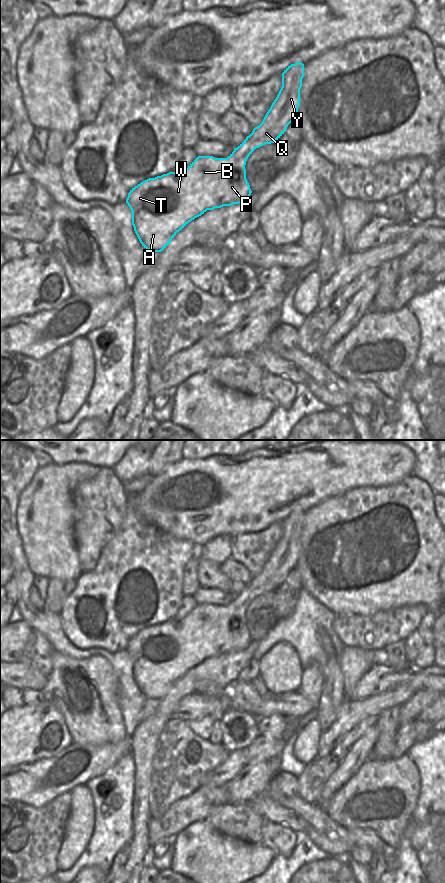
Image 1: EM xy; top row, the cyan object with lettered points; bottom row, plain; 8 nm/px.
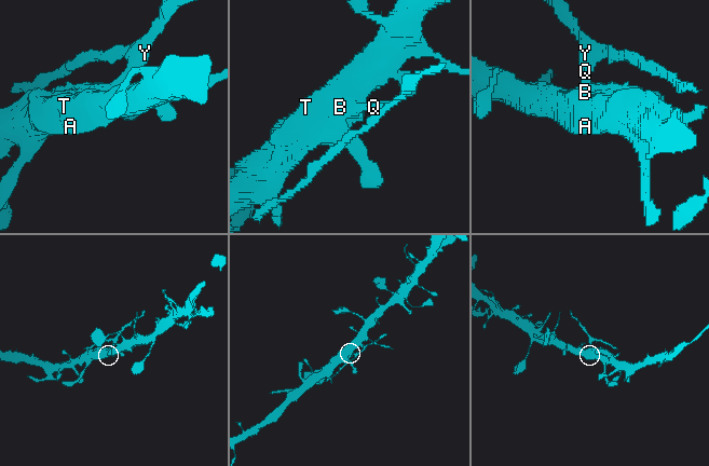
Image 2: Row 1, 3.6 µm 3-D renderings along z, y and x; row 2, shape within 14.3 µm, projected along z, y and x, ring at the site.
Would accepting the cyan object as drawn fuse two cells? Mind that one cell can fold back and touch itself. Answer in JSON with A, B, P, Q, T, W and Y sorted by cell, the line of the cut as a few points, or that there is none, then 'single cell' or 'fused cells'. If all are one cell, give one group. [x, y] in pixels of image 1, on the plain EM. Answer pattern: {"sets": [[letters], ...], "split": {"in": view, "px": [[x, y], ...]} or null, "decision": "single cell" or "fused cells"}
{"sets": [["A", "B", "P", "T", "W"], ["Q", "Y"]], "split": {"in": "xy", "px": [[246, 585], [255, 596]]}, "decision": "fused cells"}

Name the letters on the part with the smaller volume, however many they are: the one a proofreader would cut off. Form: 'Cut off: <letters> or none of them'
Cut off: Q, Y

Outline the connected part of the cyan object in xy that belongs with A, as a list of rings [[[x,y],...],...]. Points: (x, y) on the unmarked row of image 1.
[[[246,586],[227,606],[198,604],[185,618],[149,626],[128,641],[132,673],[144,696],[161,700],[177,680],[207,658],[245,650],[252,639],[246,627],[246,609],[256,596]]]

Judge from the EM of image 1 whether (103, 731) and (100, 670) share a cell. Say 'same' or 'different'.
same

